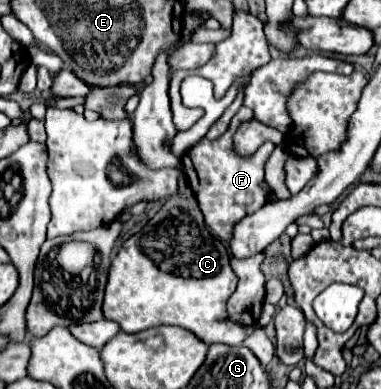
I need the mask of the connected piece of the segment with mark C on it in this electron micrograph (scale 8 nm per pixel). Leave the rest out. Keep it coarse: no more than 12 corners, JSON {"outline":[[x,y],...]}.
{"outline":[[178,191],[112,259],[104,317],[242,345],[238,277]]}

